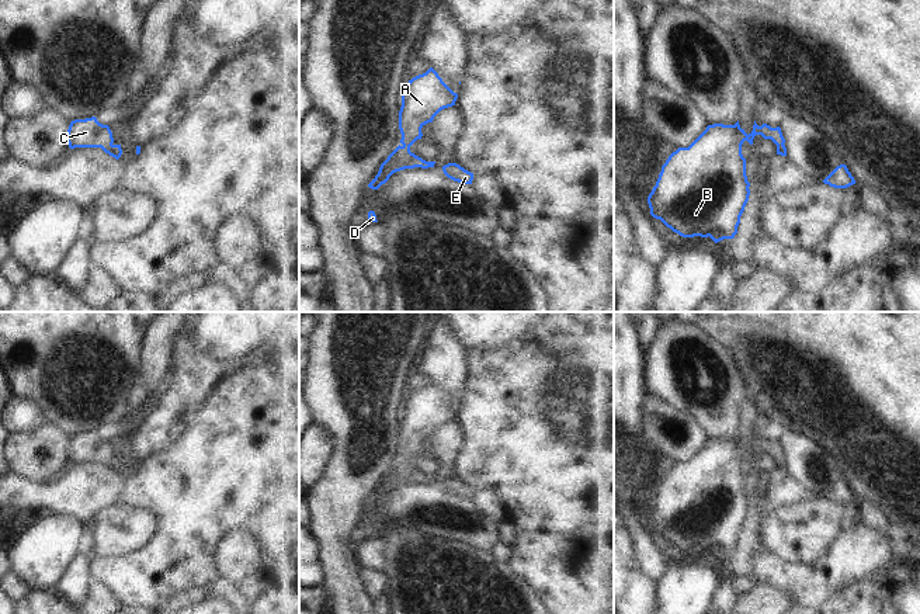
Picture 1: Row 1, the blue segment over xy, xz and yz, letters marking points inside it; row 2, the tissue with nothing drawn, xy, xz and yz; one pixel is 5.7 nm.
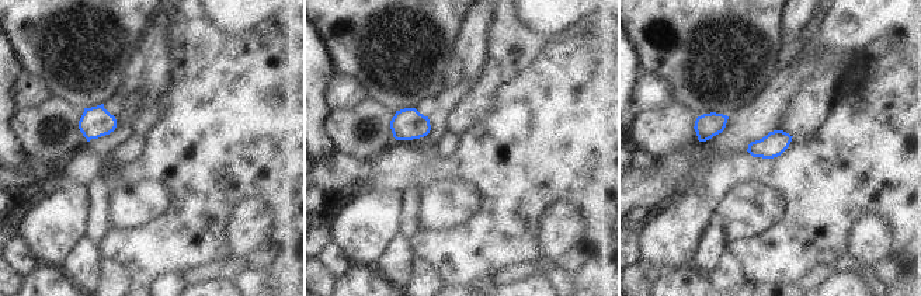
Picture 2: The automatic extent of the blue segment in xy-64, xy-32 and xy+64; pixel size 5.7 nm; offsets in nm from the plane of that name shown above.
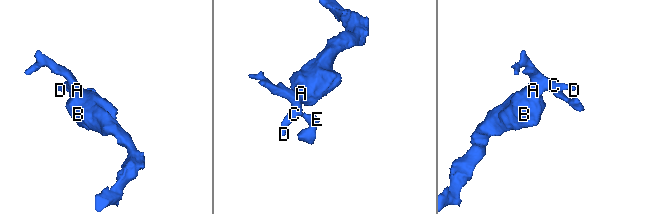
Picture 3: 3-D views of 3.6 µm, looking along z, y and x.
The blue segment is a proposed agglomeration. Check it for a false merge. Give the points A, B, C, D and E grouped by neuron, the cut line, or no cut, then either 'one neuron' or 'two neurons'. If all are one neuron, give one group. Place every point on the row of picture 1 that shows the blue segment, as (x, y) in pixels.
A B C D E | no cut | one neuron

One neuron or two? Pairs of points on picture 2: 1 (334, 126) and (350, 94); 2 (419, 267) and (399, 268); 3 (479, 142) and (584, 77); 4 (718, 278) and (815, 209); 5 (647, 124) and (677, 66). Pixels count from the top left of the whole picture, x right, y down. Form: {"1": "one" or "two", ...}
{"1": "two", "2": "two", "3": "one", "4": "two", "5": "two"}

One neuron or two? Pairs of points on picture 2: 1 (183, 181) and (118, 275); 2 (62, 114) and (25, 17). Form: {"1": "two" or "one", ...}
{"1": "two", "2": "two"}

